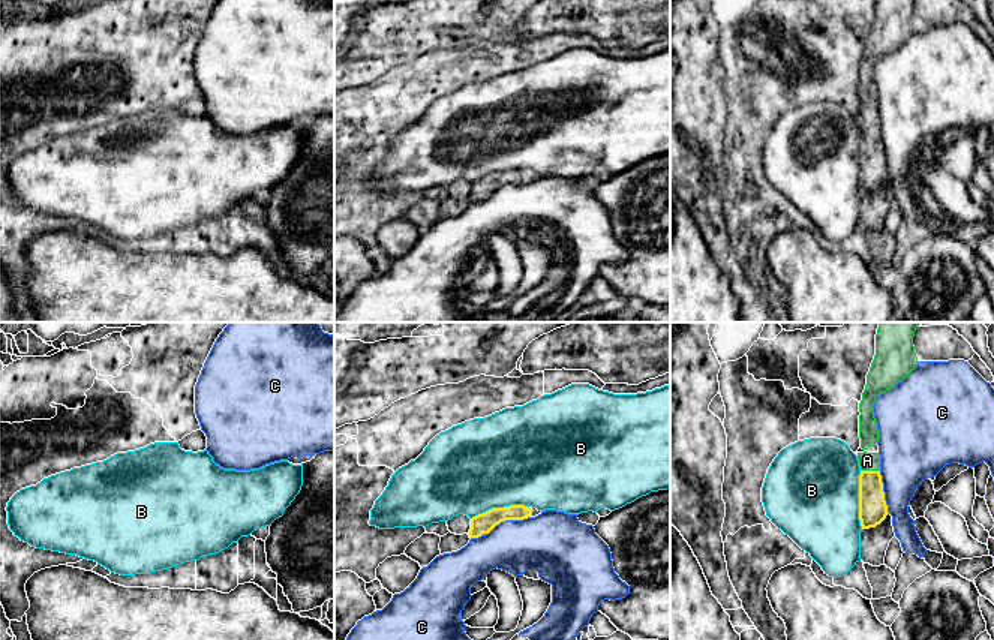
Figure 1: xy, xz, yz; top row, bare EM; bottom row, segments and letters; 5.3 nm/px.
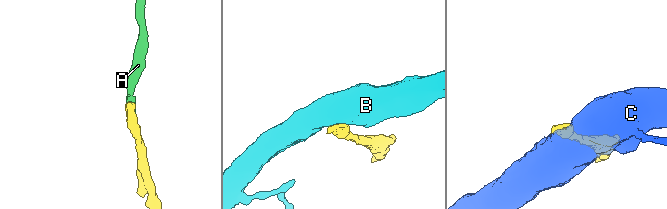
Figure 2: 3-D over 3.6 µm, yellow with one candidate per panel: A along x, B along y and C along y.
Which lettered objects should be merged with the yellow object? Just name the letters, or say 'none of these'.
A

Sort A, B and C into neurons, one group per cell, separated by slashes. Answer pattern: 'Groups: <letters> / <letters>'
Groups: A / B / C

